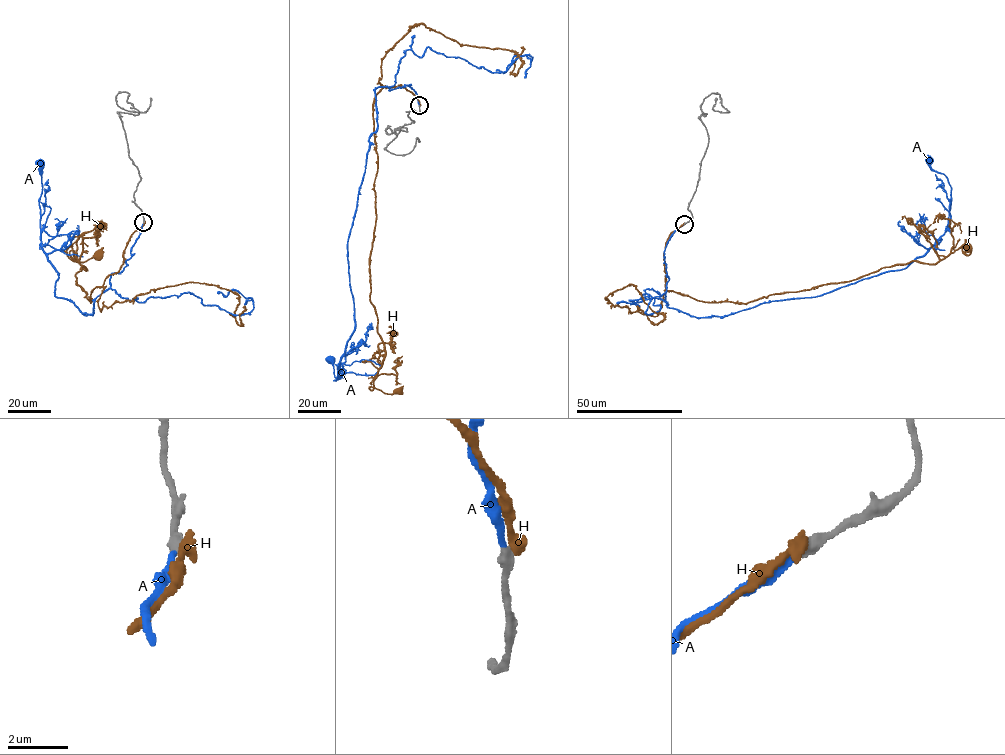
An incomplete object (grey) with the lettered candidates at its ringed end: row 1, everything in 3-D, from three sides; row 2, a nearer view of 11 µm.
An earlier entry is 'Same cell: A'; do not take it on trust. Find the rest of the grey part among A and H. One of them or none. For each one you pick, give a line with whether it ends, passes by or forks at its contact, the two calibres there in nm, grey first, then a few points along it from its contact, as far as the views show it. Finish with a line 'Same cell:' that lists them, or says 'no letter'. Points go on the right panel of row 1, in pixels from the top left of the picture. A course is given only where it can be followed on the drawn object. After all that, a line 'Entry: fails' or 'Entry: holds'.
A: it ends | 400/220 nm | via (684, 224), (664, 250), (669, 308), (724, 317), (819, 296), (905, 269), (944, 234), (950, 185), (929, 160)
Same cell: A
Entry: holds

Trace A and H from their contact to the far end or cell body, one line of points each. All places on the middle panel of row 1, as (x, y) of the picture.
A: (419, 105), (408, 85), (375, 88), (377, 129), (369, 139), (347, 244), (355, 330), (334, 380), (331, 360)
H: (419, 106), (400, 85), (383, 87), (372, 106), (377, 169), (370, 301), (384, 359), (369, 388), (398, 391)

